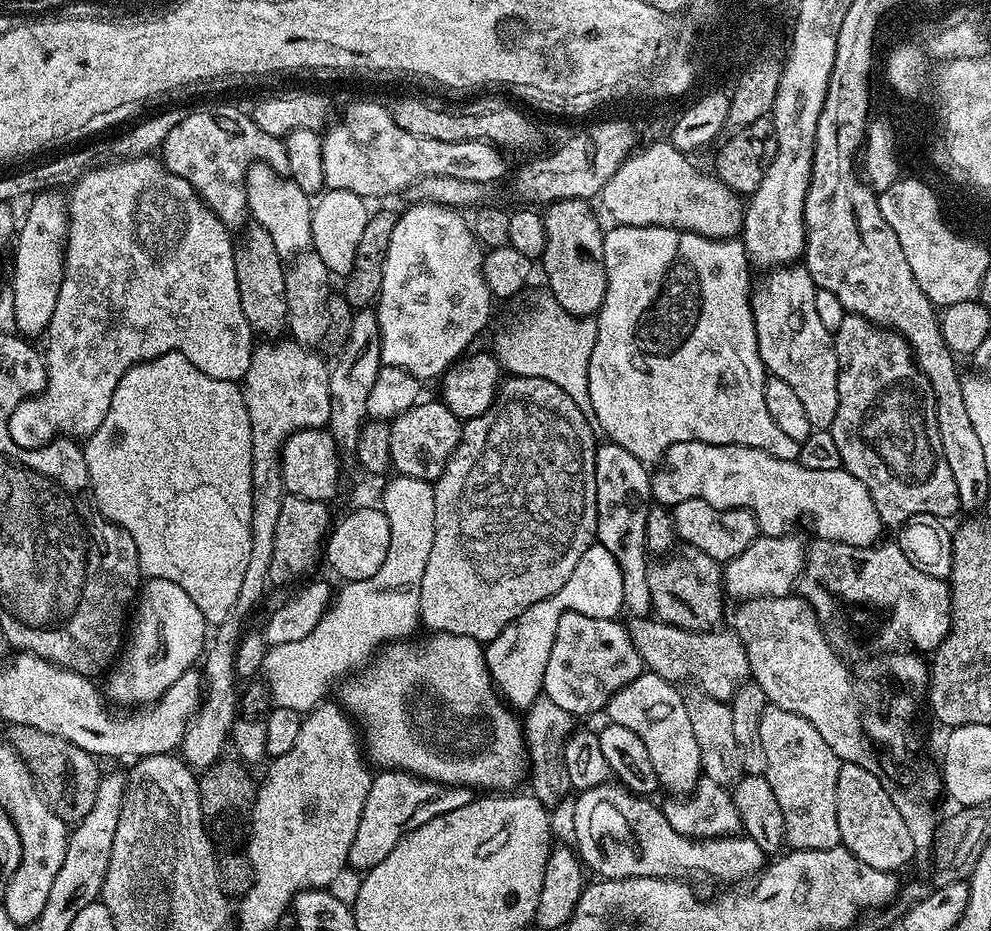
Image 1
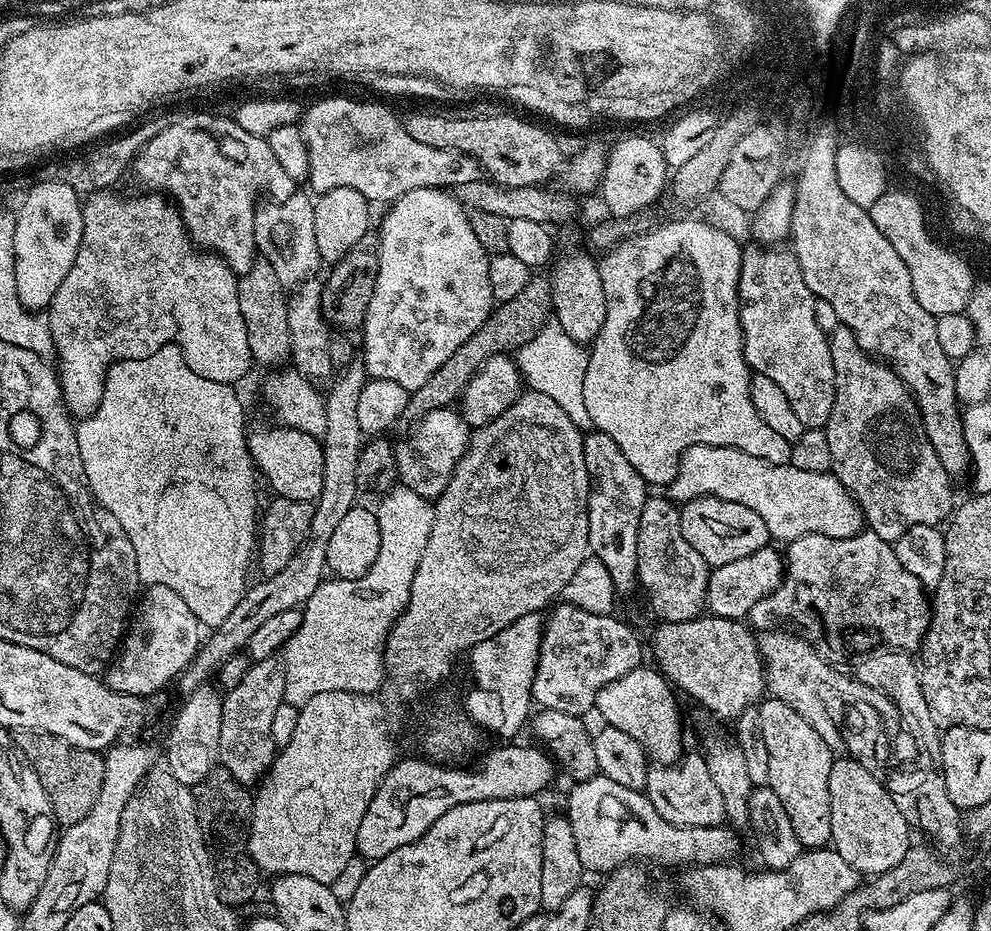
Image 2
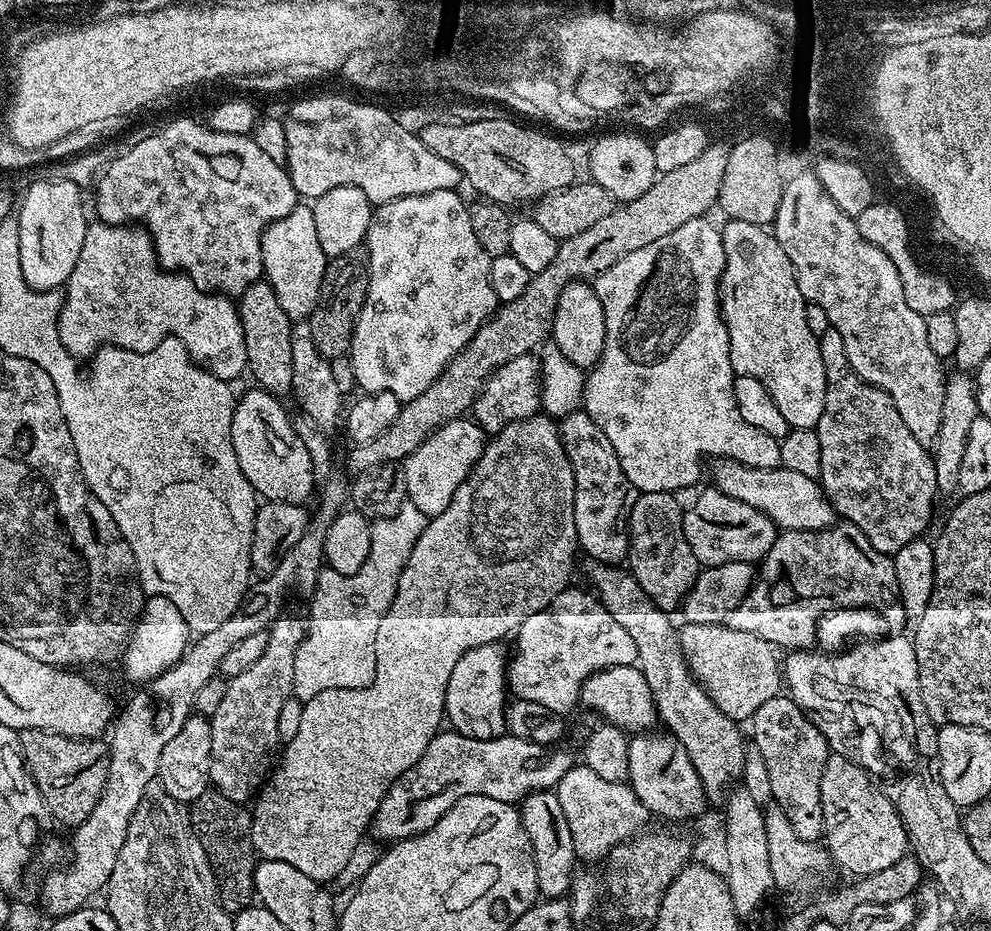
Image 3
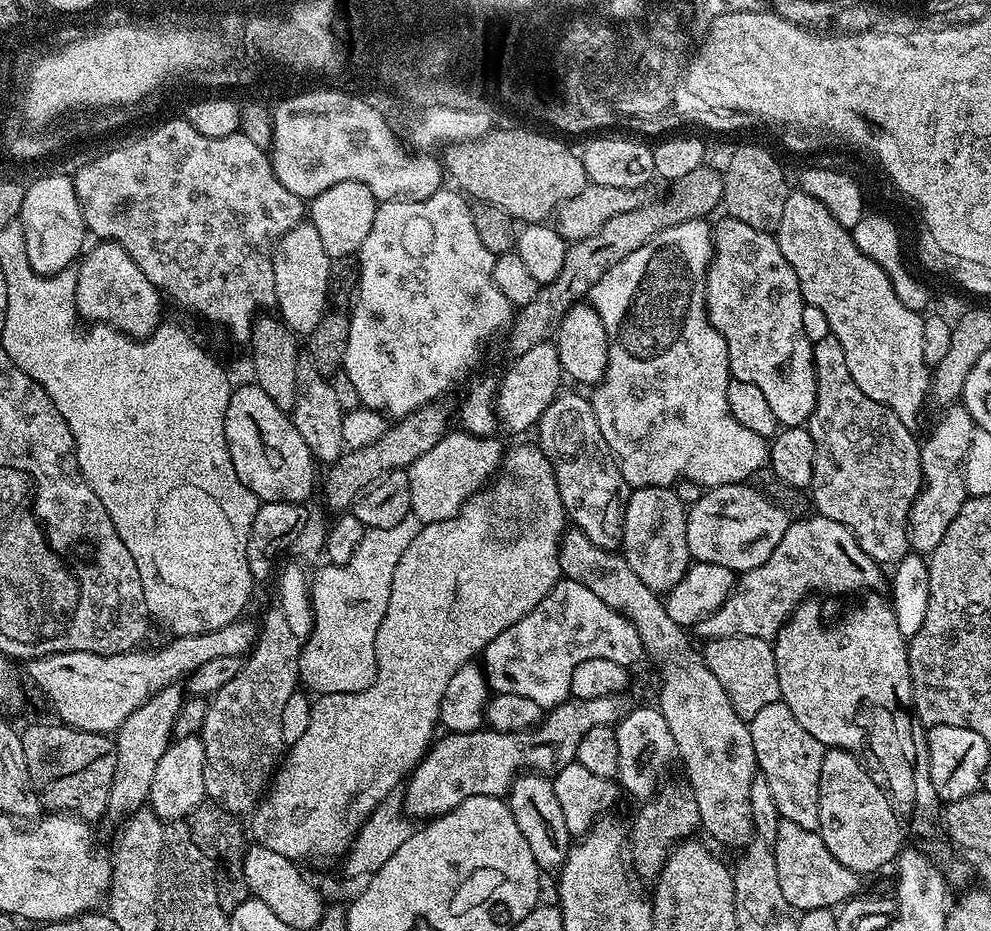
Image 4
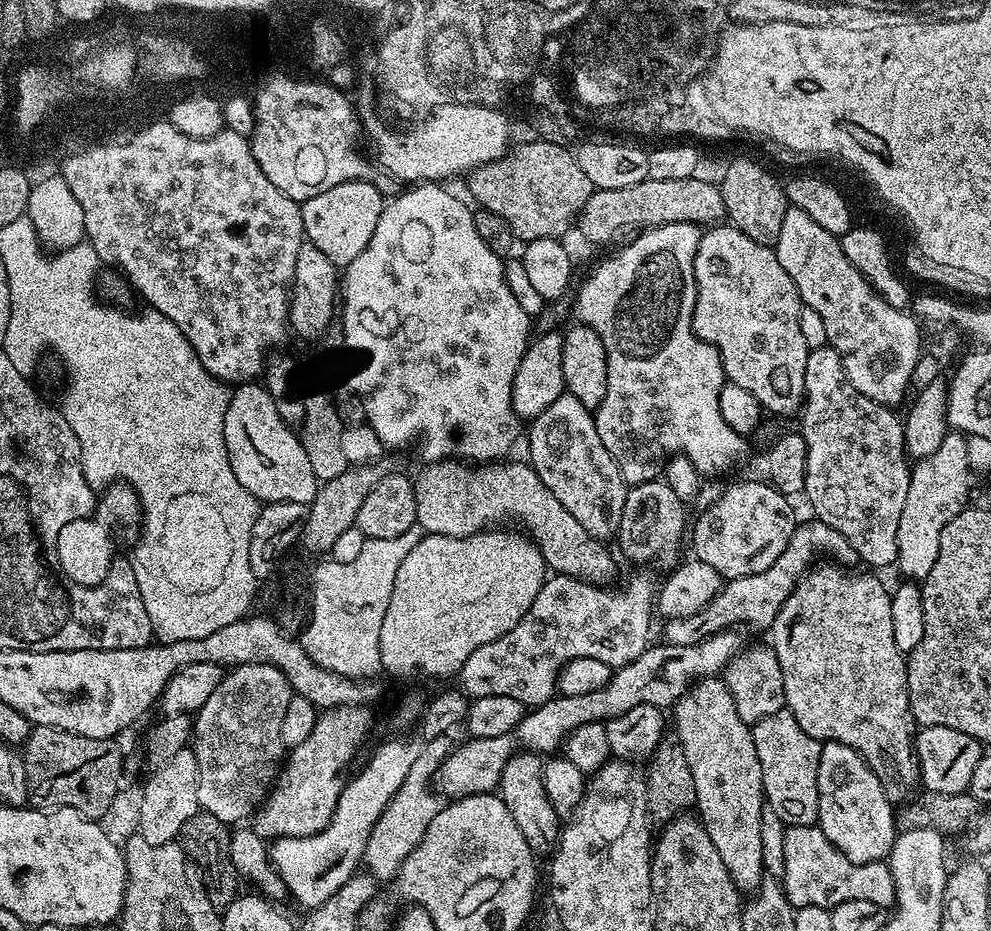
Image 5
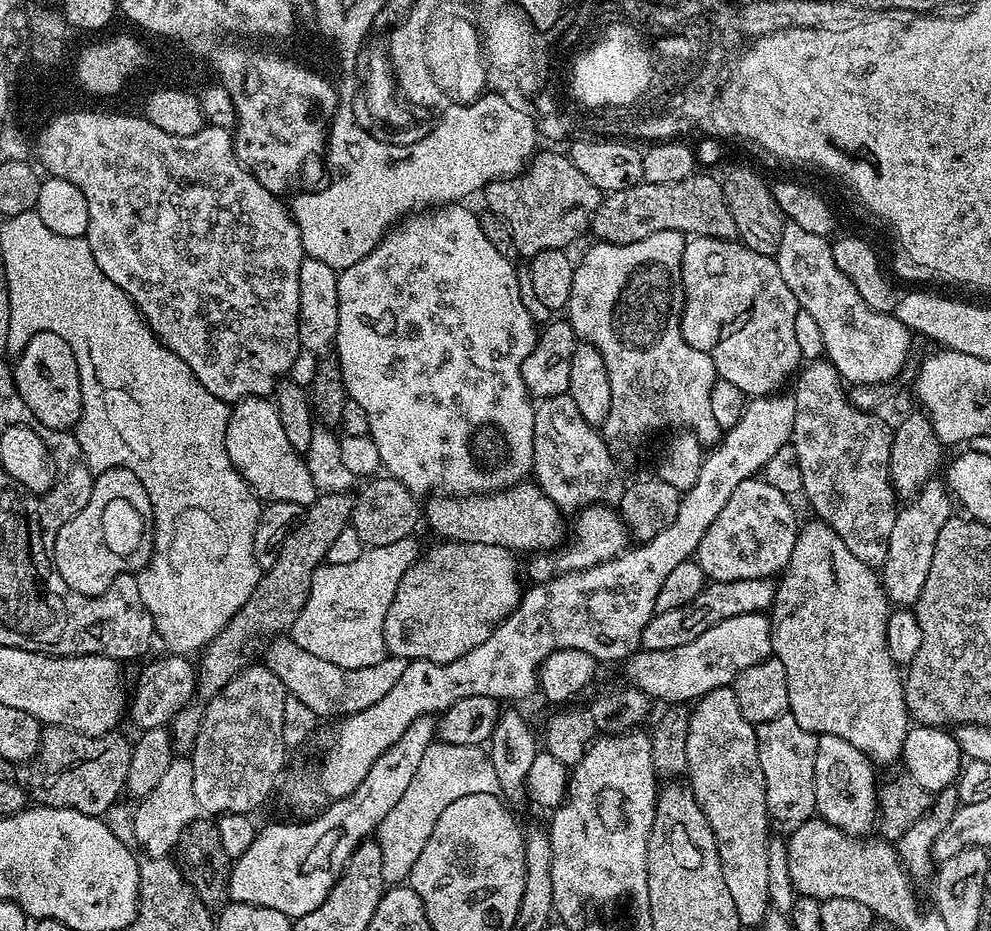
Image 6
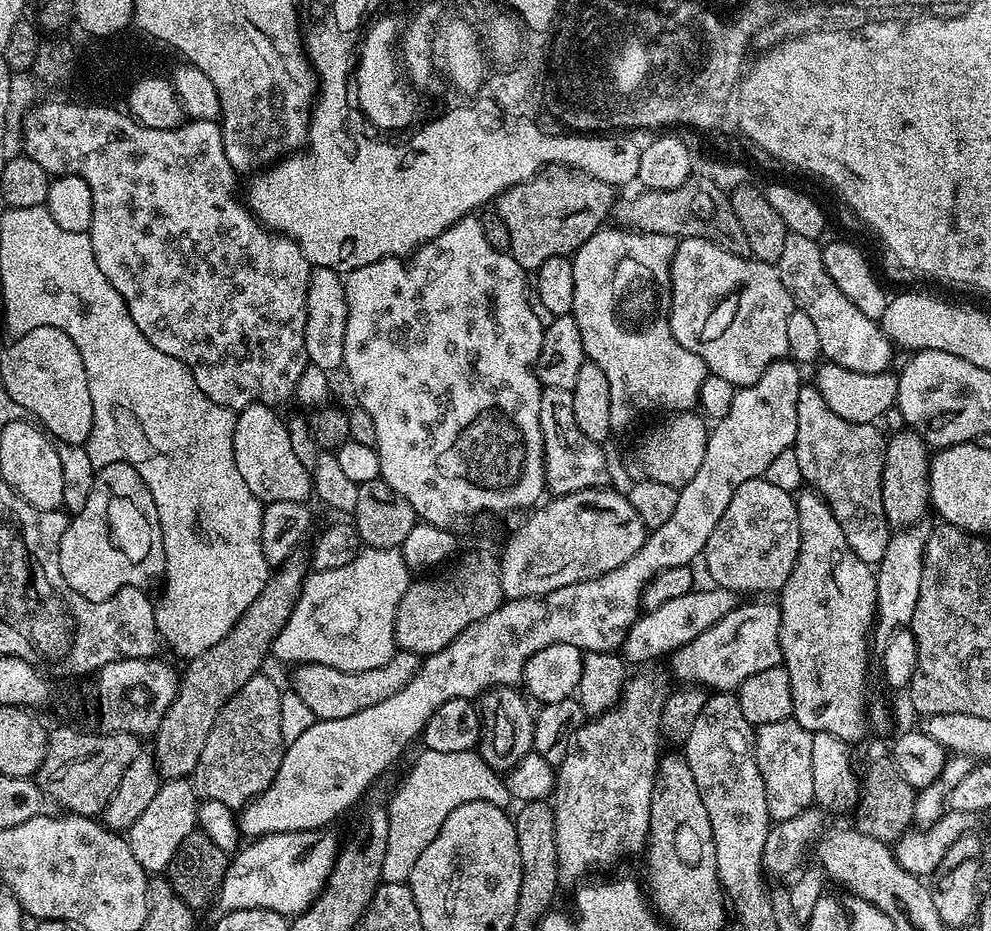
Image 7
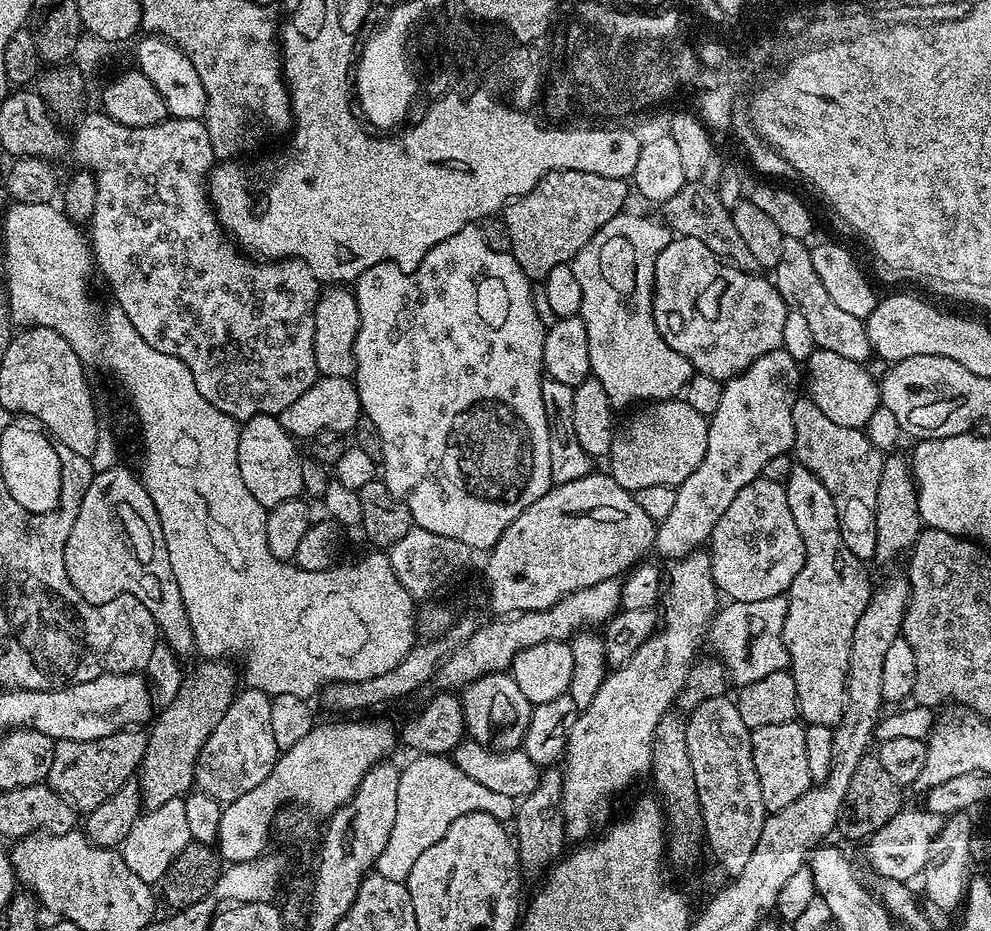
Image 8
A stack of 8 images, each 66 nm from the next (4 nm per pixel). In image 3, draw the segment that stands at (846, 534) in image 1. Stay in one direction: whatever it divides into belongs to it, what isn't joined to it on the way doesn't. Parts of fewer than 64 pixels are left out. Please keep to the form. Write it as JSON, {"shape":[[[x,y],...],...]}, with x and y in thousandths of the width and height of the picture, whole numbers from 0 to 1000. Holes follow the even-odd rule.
{"shape":[[[743,494],[721,495],[719,505],[720,523],[729,531],[737,531],[737,535],[745,535],[753,539],[753,544],[761,544],[761,548],[769,548],[781,562],[784,568],[800,571],[801,569],[825,569],[839,567],[842,562],[840,539],[831,527],[826,515],[813,513],[813,509],[804,509],[793,502],[758,503]]]}

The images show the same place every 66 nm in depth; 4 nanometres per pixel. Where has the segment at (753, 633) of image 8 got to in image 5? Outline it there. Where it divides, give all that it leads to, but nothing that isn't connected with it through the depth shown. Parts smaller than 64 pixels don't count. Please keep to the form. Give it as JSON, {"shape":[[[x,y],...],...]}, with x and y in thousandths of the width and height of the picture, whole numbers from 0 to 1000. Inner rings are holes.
{"shape":[[[743,677],[726,679],[713,683],[700,694],[659,691],[648,702],[644,702],[640,711],[621,719],[618,727],[614,729],[614,735],[607,737],[607,741],[595,741],[595,745],[578,748],[562,745],[551,755],[538,759],[529,768],[519,789],[473,794],[472,799],[461,798],[440,829],[438,842],[443,854],[448,857],[463,857],[499,852],[505,845],[507,827],[511,818],[517,809],[522,807],[521,793],[525,794],[526,805],[542,810],[557,810],[560,809],[557,808],[560,803],[562,807],[568,800],[578,784],[588,778],[616,774],[645,756],[660,758],[667,763],[677,762],[702,731],[711,730],[713,726],[726,727],[730,723],[735,712],[749,698],[747,681]]]}

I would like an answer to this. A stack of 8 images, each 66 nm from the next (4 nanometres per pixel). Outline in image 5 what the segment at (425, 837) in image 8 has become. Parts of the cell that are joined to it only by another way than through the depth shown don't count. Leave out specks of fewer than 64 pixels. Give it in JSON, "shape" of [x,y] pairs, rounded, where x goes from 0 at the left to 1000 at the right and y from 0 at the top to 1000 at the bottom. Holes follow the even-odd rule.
{"shape":[[[446,789],[432,797],[432,803],[426,806],[418,823],[414,823],[414,831],[410,831],[410,840],[406,840],[402,853],[398,853],[390,870],[385,870],[385,879],[377,883],[377,892],[373,892],[365,928],[380,946],[395,946],[399,942],[406,926],[410,926],[414,913],[418,913],[418,909],[426,904],[426,896],[430,896],[430,887],[434,887],[434,883],[438,883],[438,879],[444,872],[446,859],[438,845],[438,839],[441,827],[458,802],[457,796],[454,797],[452,794],[451,789]]]}

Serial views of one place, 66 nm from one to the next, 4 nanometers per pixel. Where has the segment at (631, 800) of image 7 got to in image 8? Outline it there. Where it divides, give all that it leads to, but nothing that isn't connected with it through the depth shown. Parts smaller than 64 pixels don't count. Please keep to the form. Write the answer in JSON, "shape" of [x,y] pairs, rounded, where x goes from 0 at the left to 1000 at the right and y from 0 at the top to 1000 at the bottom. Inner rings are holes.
{"shape":[[[703,591],[692,595],[687,602],[677,603],[673,609],[672,626],[668,632],[668,673],[655,687],[648,690],[648,694],[632,712],[619,716],[610,725],[595,758],[588,760],[582,768],[579,780],[575,780],[571,815],[567,821],[569,897],[574,903],[592,903],[598,897],[596,894],[600,892],[601,885],[608,883],[614,858],[632,850],[645,834],[655,832],[658,824],[660,784],[666,772],[679,759],[682,747],[688,741],[693,725],[704,709],[702,699],[705,698],[706,691],[711,691],[714,676],[718,673],[718,666],[723,663],[725,633],[718,620],[717,596],[713,592]]]}

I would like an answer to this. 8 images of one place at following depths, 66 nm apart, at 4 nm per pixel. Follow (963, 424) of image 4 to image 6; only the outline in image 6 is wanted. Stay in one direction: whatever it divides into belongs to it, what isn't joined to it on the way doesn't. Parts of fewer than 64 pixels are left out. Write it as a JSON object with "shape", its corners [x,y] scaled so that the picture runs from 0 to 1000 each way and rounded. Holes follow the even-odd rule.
{"shape":[[[941,513],[928,523],[928,527],[907,547],[898,569],[898,586],[894,586],[894,599],[886,618],[897,646],[904,651],[920,651],[934,629],[934,617],[938,617],[938,604],[942,600],[942,582],[951,565],[963,553],[963,537],[956,523]]]}

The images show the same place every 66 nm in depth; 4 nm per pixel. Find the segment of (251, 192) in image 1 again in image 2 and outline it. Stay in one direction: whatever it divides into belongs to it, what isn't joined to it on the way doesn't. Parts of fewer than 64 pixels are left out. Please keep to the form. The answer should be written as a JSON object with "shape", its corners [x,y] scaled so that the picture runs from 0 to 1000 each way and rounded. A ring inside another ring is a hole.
{"shape":[[[310,205],[307,206],[299,206],[280,219],[263,218],[256,234],[259,272],[270,279],[272,286],[276,286],[276,294],[281,294],[291,311],[316,300],[320,295],[319,287],[325,284],[321,273],[321,256],[317,256],[317,215]]]}

